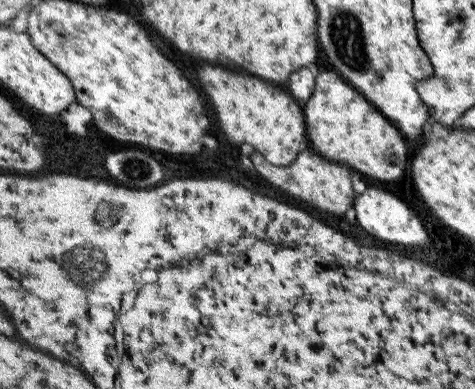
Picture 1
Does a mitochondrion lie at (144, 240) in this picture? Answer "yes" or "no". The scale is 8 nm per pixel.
no

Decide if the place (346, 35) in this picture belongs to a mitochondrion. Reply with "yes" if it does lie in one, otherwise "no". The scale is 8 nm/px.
yes

